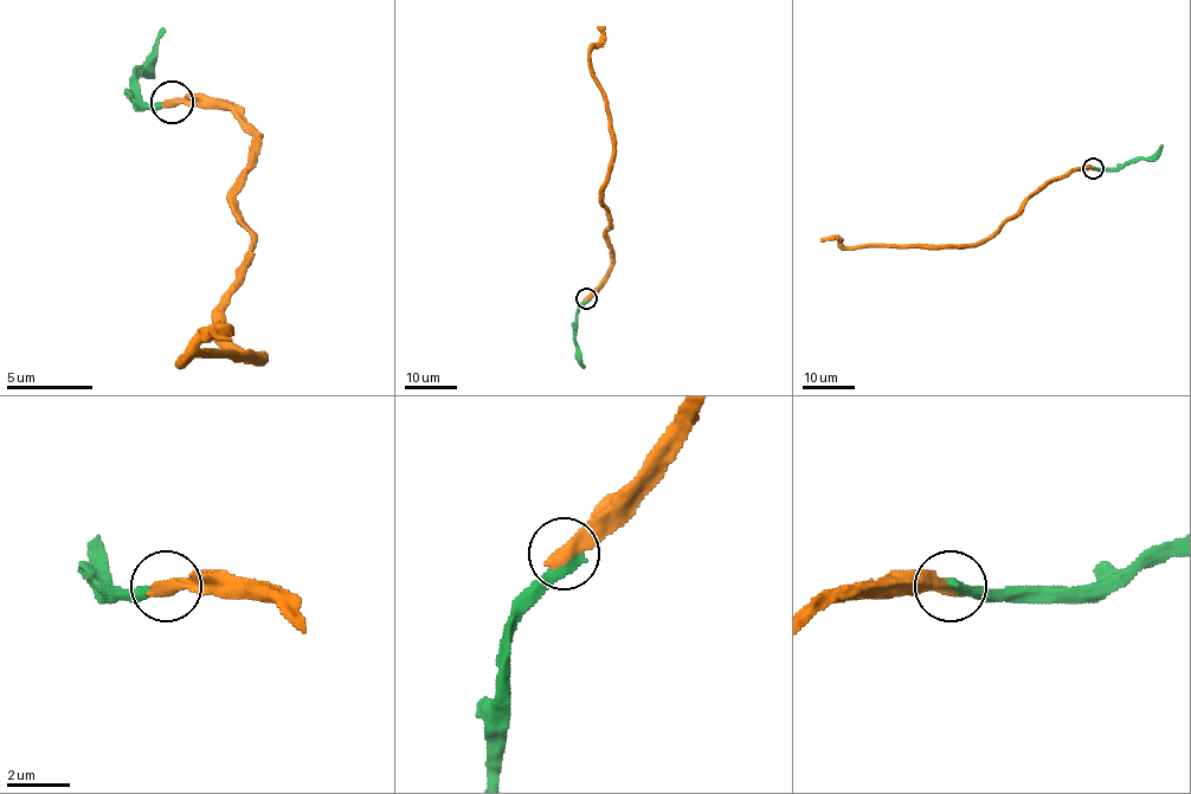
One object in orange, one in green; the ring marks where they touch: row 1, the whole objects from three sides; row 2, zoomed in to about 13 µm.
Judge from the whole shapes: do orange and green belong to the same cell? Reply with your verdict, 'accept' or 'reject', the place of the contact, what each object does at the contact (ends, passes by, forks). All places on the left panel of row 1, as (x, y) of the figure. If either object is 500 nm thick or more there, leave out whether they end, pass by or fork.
reject | (172, 102)

